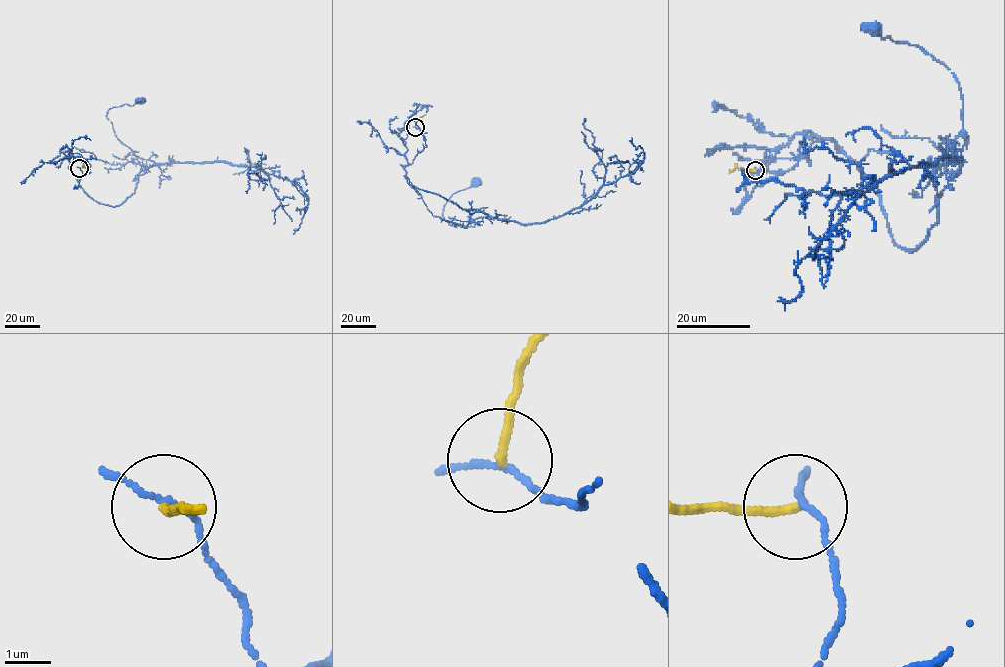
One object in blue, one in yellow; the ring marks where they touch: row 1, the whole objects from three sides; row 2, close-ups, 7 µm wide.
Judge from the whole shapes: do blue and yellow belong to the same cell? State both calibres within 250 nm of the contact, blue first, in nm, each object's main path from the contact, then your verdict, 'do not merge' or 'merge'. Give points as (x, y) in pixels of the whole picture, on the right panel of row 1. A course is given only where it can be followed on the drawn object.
calibres 110 and 170 nm; course blue (755, 170), (760, 185), (833, 140), (877, 185), (894, 241), (928, 236), (959, 84), (870, 29); course yellow (754, 170), (735, 168), (728, 173); do not merge

